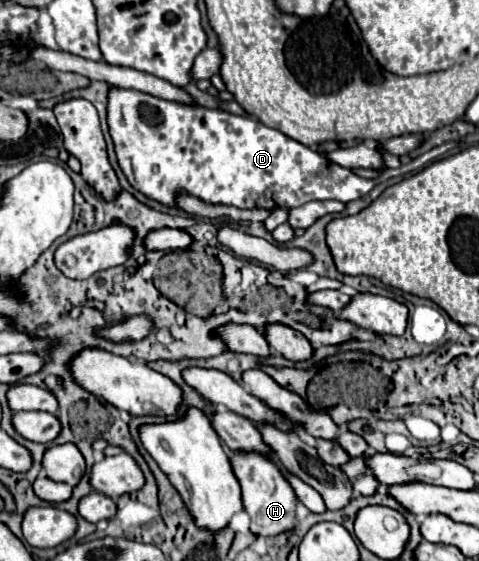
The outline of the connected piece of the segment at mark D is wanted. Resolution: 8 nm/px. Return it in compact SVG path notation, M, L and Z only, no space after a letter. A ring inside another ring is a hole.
M112 88L108 94L108 124L114 140L118 164L124 170L128 182L144 192L148 198L174 206L176 192L184 190L192 196L212 204L232 204L238 208L296 208L312 200L340 200L350 202L368 194L378 182L421 170L444 154L422 154L399 168L386 168L380 178L366 180L348 168L328 162L316 150L288 138L280 130L264 126L260 120L248 116L234 116L222 110L208 110L202 106L180 106L176 102L152 98L138 90Z

